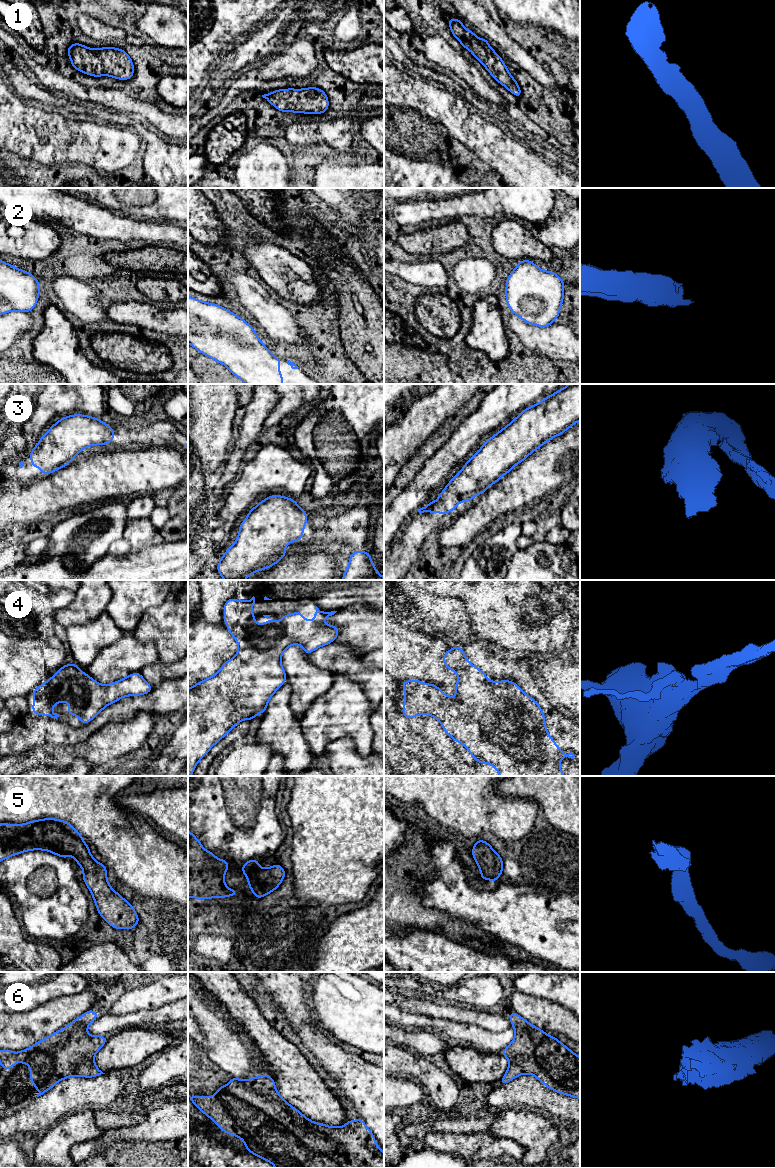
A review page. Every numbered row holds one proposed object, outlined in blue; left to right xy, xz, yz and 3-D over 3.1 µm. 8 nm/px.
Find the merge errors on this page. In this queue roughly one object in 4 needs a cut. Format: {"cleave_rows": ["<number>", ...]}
{"cleave_rows": []}

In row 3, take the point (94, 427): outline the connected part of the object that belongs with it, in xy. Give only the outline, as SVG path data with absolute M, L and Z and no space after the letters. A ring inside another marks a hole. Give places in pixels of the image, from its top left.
M75 414L59 419L49 431L41 436L36 447L29 454L32 467L41 474L52 474L69 465L83 449L93 445L114 442L114 429L92 416Z

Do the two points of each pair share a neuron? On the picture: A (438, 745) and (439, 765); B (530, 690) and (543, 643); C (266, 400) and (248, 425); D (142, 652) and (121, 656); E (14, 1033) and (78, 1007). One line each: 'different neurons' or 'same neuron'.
A: different neurons
B: different neurons
C: same neuron
D: same neuron
E: same neuron

